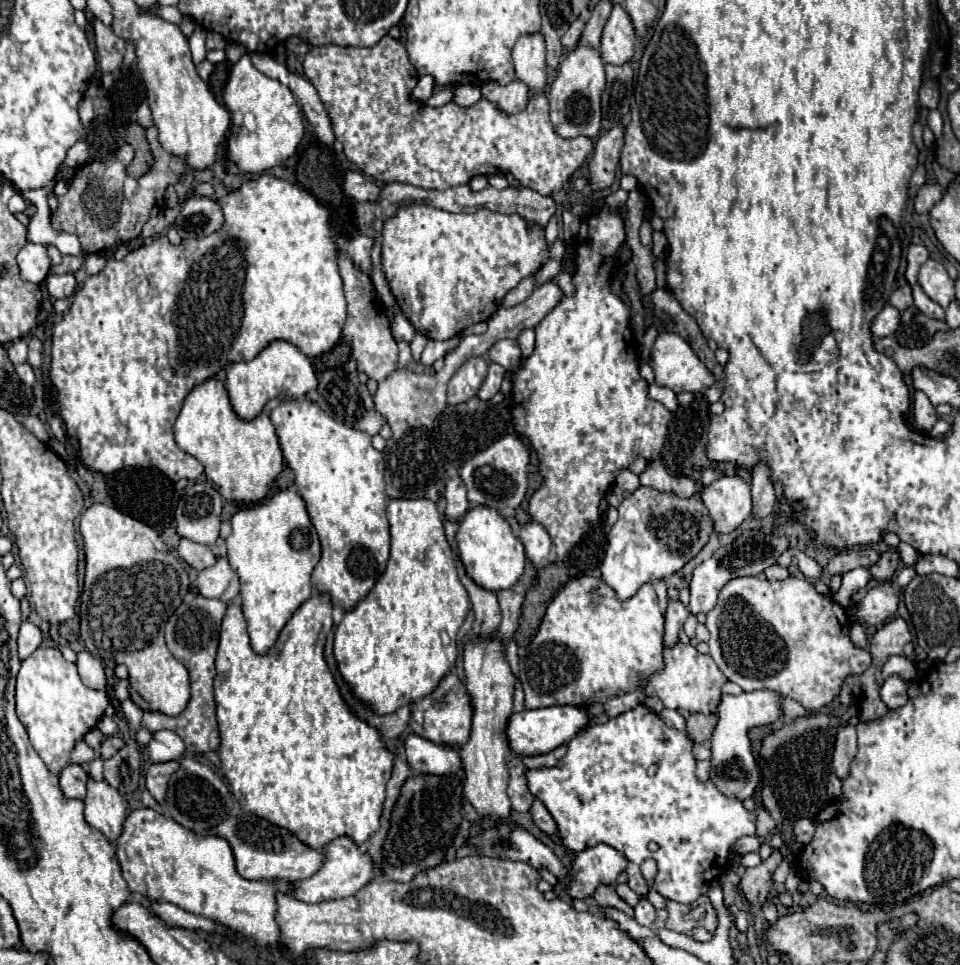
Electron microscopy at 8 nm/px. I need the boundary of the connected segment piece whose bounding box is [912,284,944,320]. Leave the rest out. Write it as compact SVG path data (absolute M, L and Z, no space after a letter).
M914 284L914 286L912 286L912 294L914 294L914 306L916 306L922 314L932 316L932 318L938 318L938 320L944 318L944 308L942 308L940 304L936 304L934 300L930 300L930 298L926 296L926 292L920 288L920 284Z

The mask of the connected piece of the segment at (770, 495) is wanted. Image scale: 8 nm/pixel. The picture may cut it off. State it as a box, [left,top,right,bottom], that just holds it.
[752,464,776,518]

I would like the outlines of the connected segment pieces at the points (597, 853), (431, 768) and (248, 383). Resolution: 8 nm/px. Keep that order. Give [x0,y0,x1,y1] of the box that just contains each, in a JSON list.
[[568,844,628,898],[400,734,464,778],[226,340,318,420]]

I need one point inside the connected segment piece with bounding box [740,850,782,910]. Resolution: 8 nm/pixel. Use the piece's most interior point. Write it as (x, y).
(755, 884)

